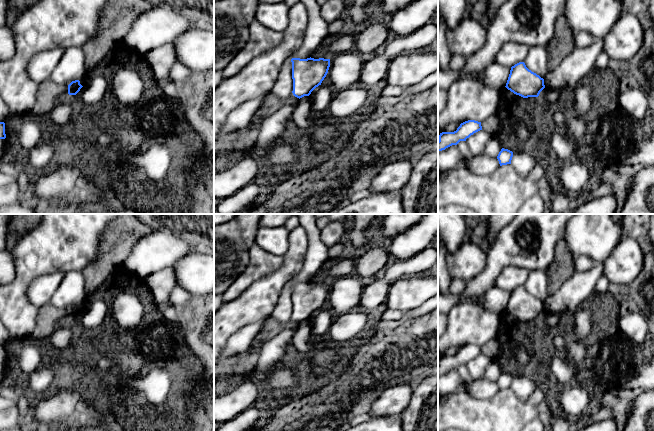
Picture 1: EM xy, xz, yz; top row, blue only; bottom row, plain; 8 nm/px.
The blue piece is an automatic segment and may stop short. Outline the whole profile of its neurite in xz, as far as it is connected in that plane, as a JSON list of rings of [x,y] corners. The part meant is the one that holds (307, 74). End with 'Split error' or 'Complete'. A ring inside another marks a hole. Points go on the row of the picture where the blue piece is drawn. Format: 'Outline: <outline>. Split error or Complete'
Outline: [[[292,58],[293,95],[297,98],[309,96],[311,92],[321,85],[326,77],[330,59],[300,59]]]. Complete

